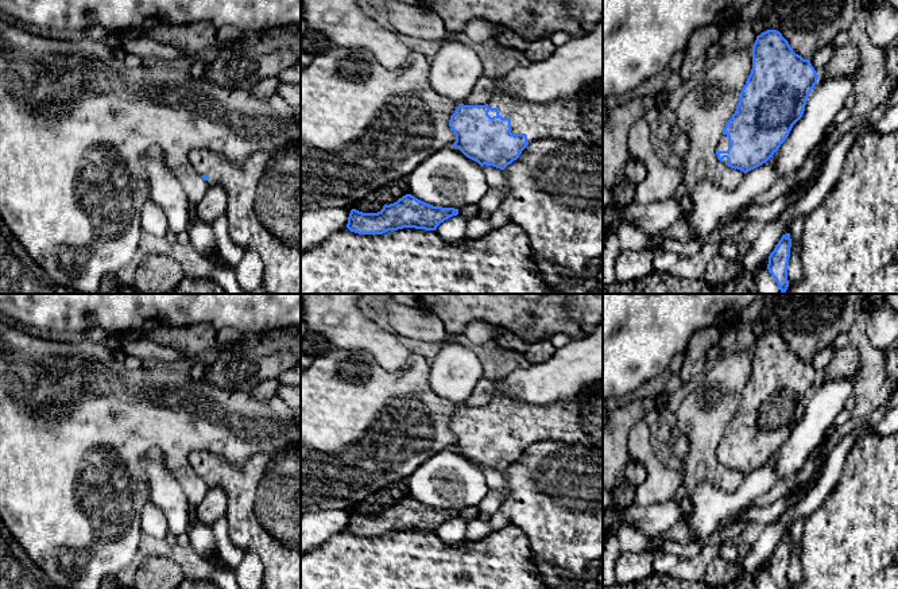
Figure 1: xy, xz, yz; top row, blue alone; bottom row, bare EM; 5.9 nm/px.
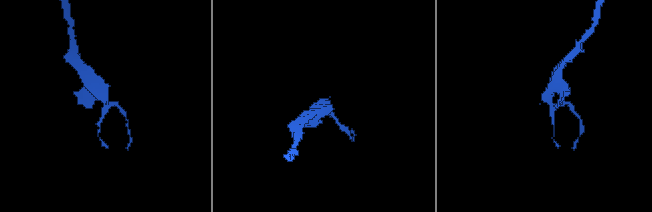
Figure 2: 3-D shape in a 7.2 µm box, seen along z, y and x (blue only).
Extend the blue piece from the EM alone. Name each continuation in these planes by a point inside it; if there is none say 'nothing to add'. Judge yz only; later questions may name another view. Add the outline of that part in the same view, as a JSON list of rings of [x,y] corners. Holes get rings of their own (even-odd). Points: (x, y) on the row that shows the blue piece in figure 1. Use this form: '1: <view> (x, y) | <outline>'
1: yz (723, 144) | [[[721,135],[717,146],[717,151],[727,151],[727,150],[728,150],[728,136]]]

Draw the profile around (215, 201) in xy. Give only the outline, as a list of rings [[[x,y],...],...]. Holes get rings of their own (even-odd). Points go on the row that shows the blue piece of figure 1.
[[[220,185],[206,187],[205,195],[196,206],[198,220],[212,225],[228,205],[228,194]]]

